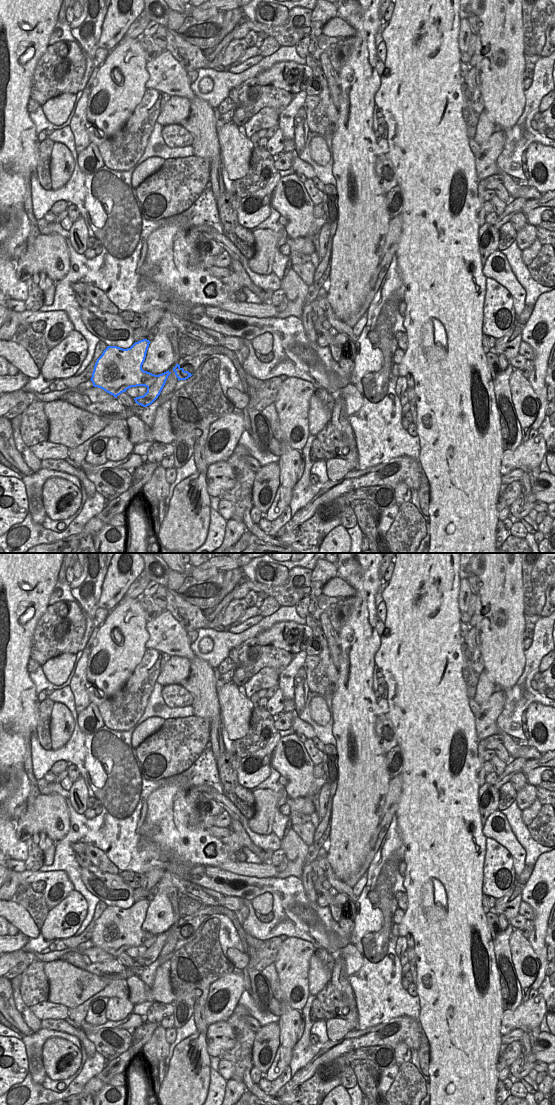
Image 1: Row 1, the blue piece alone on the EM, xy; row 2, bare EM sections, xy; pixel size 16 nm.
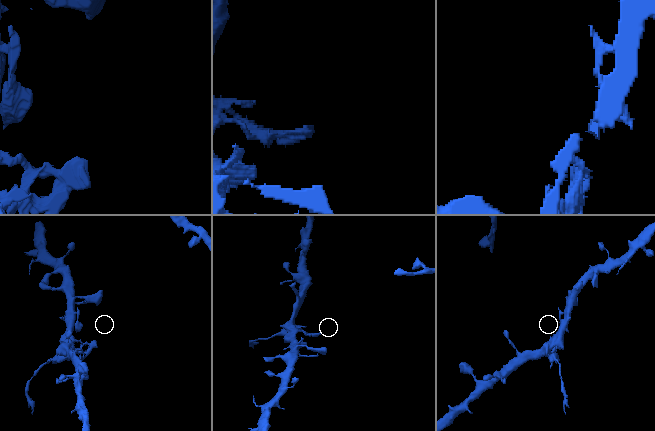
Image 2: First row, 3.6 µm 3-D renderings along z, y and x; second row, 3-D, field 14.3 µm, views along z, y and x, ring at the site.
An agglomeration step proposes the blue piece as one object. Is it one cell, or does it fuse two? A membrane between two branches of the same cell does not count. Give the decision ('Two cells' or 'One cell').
Two cells

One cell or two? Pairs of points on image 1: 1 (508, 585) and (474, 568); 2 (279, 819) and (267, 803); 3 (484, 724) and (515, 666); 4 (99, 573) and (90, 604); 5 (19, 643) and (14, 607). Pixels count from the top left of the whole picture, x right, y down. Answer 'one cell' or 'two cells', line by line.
1: two cells
2: two cells
3: two cells
4: one cell
5: one cell

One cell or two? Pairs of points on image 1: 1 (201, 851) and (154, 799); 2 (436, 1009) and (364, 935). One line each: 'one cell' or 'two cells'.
1: one cell
2: two cells

